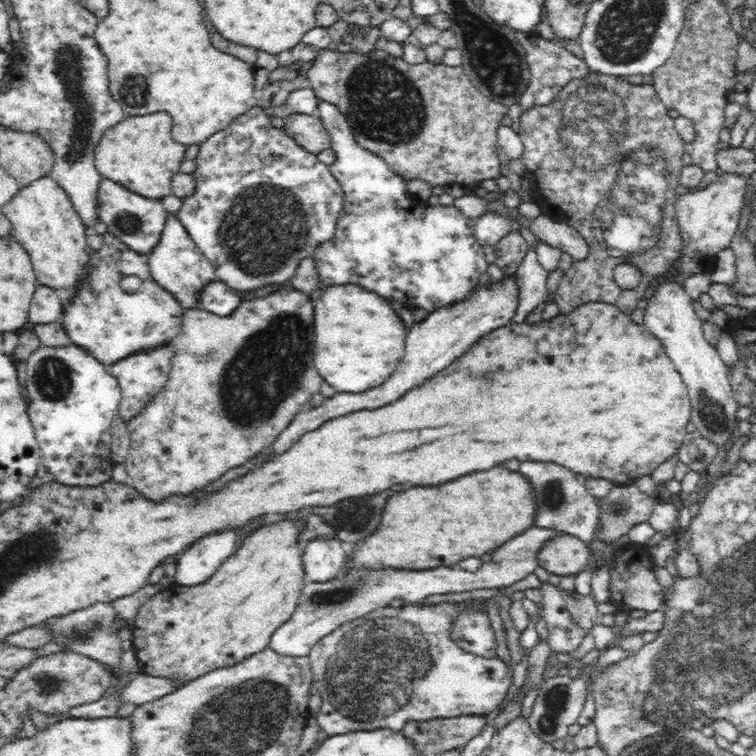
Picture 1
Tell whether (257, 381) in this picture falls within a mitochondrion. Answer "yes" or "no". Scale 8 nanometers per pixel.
yes

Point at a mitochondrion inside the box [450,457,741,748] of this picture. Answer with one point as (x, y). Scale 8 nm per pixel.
(555, 700)

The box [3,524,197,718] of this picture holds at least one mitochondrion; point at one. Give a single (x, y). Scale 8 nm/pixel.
(47, 684)

